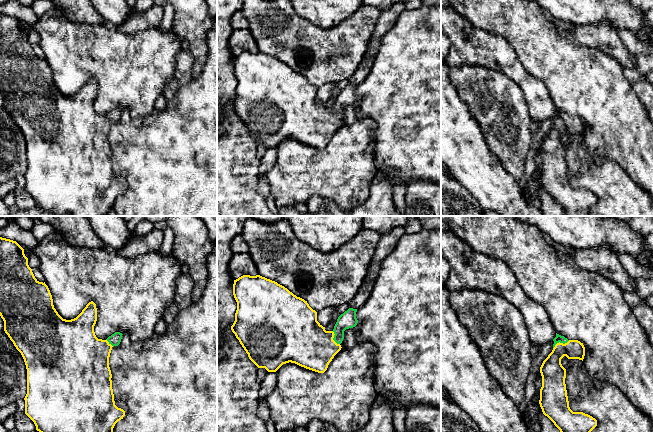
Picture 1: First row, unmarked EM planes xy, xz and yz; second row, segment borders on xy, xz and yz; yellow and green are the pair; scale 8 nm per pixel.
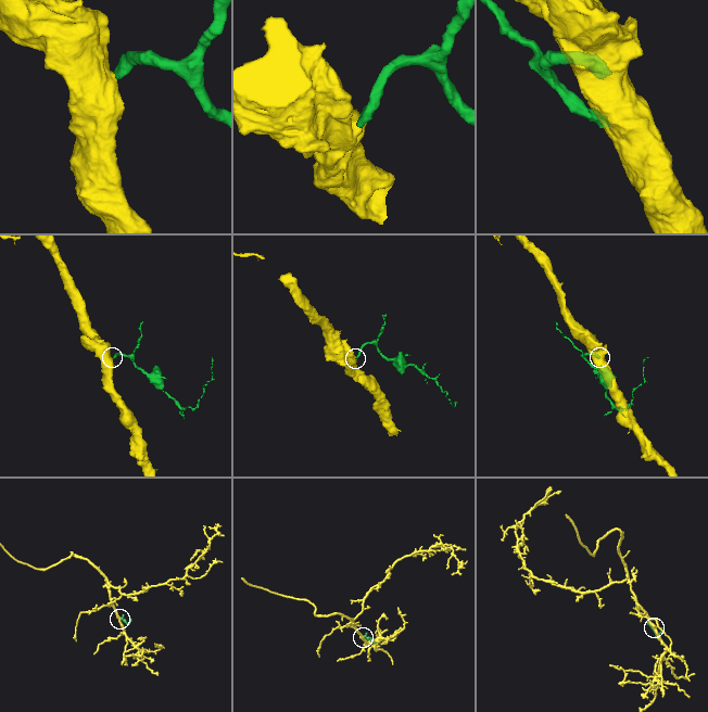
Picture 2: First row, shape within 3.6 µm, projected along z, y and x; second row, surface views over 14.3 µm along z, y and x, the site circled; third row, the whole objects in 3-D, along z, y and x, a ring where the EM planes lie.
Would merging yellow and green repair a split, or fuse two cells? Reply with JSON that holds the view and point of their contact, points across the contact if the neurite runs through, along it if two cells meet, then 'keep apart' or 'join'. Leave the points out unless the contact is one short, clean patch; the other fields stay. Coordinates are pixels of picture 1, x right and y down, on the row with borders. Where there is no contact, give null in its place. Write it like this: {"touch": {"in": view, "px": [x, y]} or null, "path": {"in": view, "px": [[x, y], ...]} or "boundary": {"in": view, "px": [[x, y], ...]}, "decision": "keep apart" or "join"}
{"touch": {"in": "yz", "px": [560, 343]}, "path": {"in": "yz", "px": [[553, 373], [560, 343], [558, 338]]}, "decision": "join"}

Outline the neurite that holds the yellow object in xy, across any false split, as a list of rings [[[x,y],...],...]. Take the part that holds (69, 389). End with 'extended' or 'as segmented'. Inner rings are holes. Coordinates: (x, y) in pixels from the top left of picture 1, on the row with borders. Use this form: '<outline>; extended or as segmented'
[[[0,237],[0,316],[4,321],[4,331],[13,342],[16,349],[21,353],[27,369],[27,394],[25,400],[25,414],[34,422],[36,430],[39,432],[113,432],[115,424],[123,419],[125,411],[115,405],[112,389],[112,374],[109,367],[109,357],[114,346],[118,346],[122,339],[122,333],[115,332],[106,340],[98,339],[94,332],[97,321],[96,304],[91,301],[82,312],[74,319],[63,319],[53,305],[52,295],[45,282],[39,282],[32,269],[28,265],[28,258],[24,254],[24,249],[10,239]]]; extended

